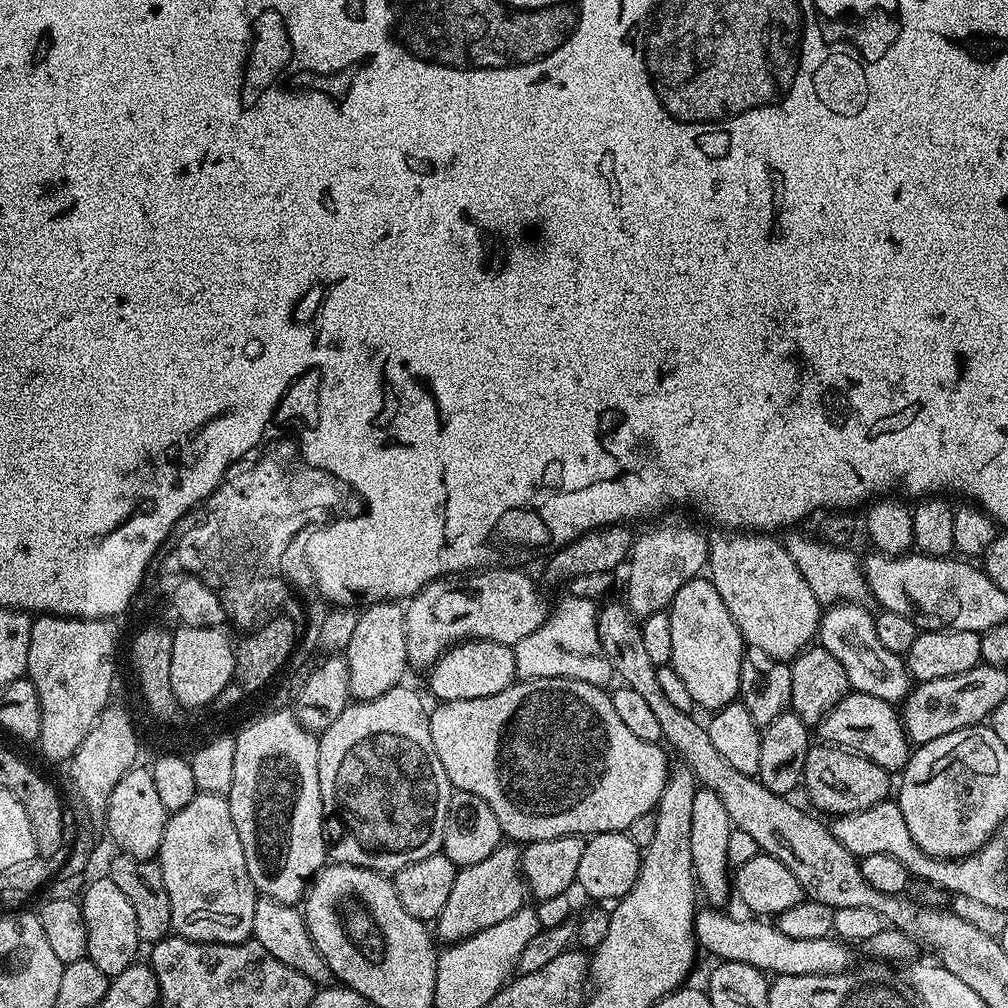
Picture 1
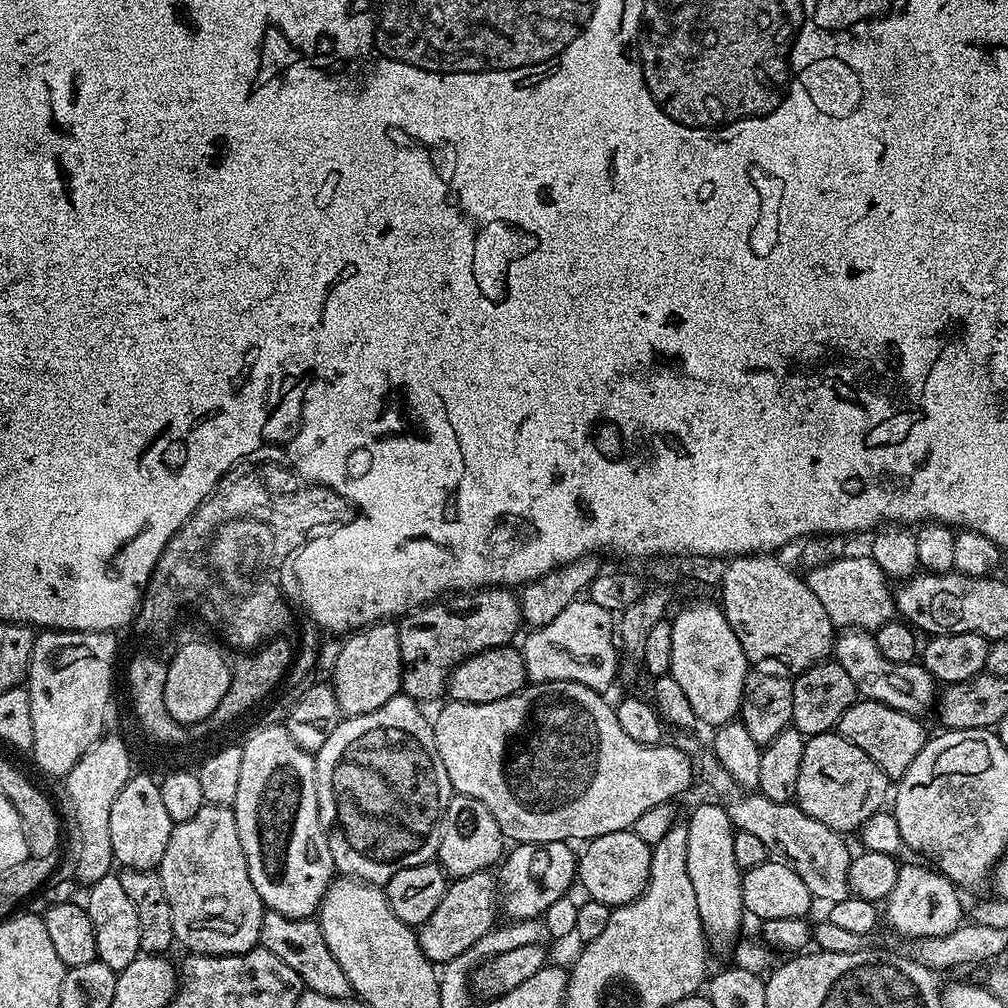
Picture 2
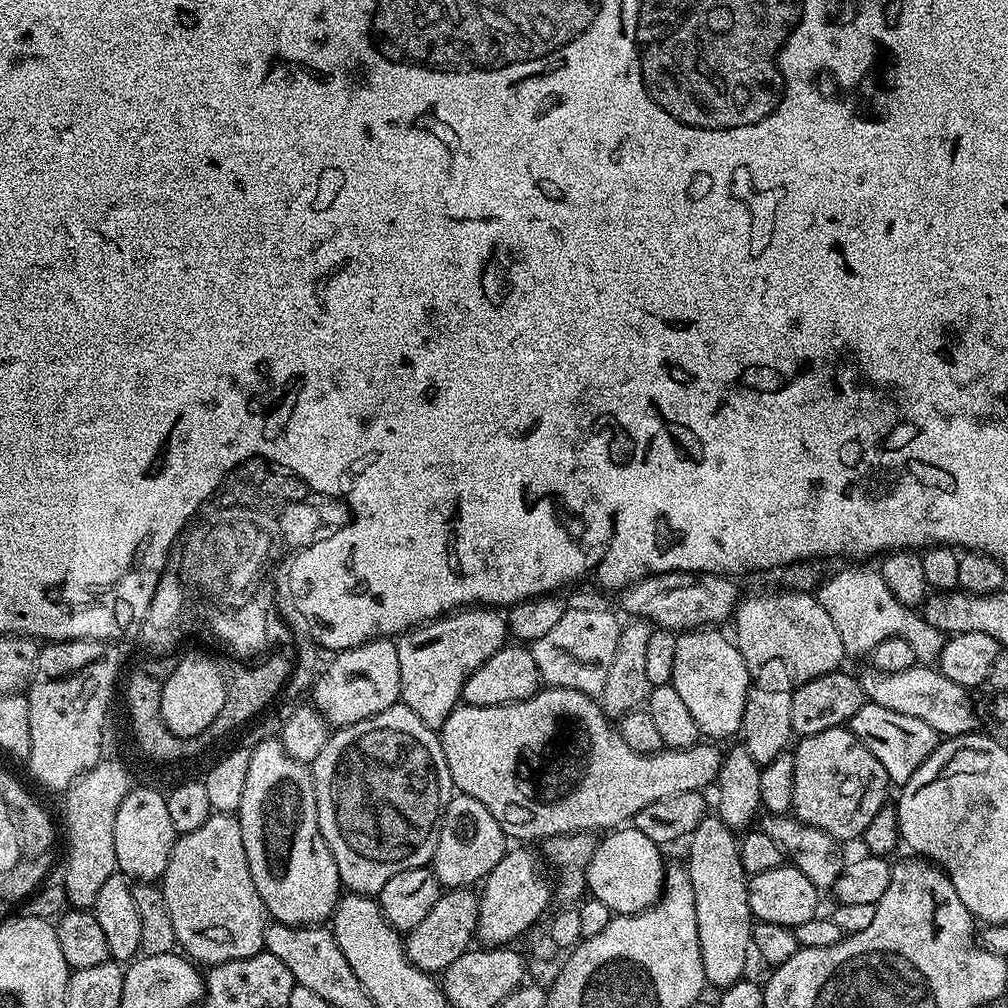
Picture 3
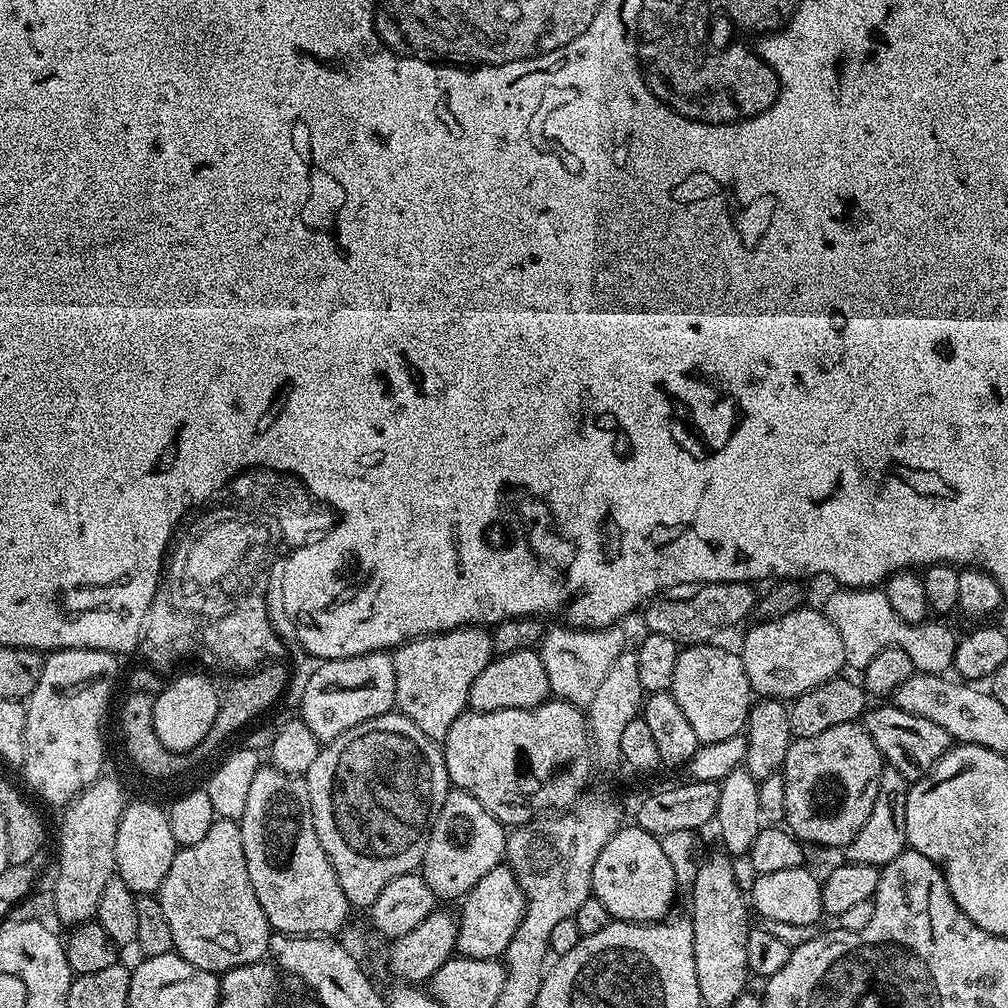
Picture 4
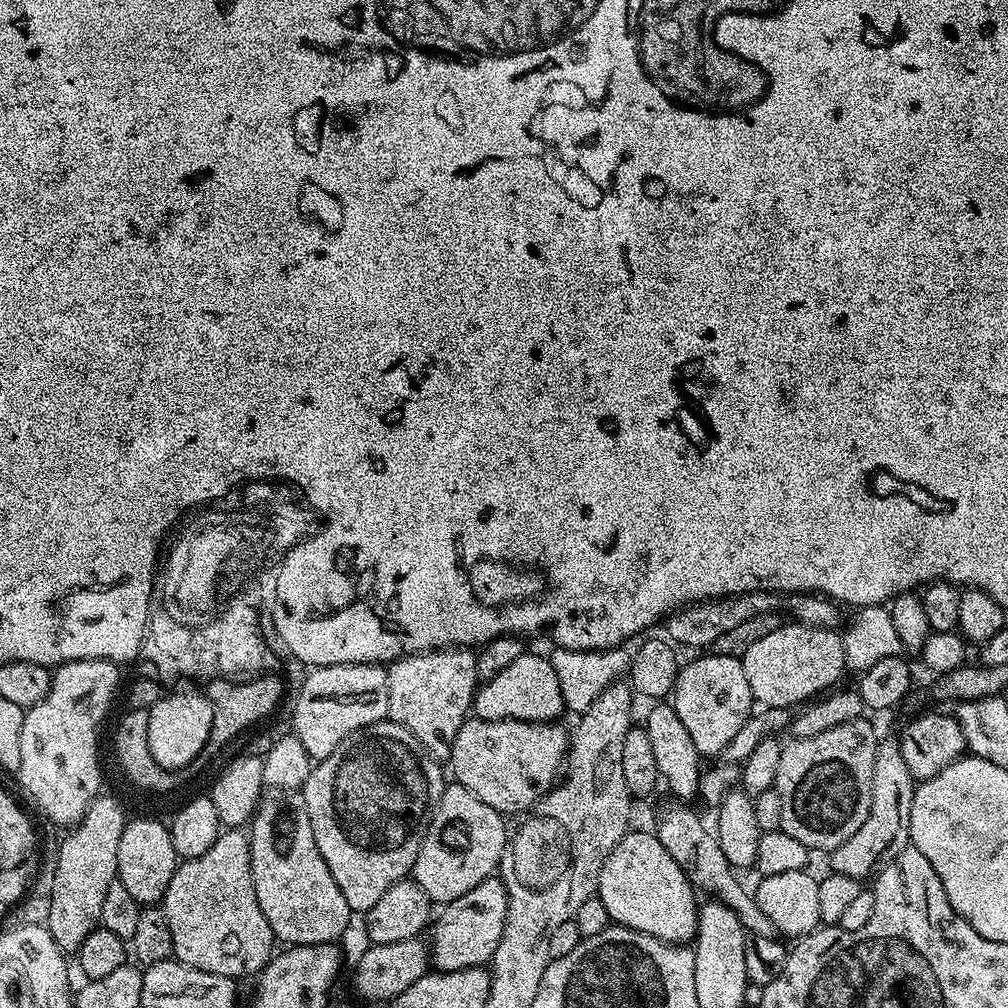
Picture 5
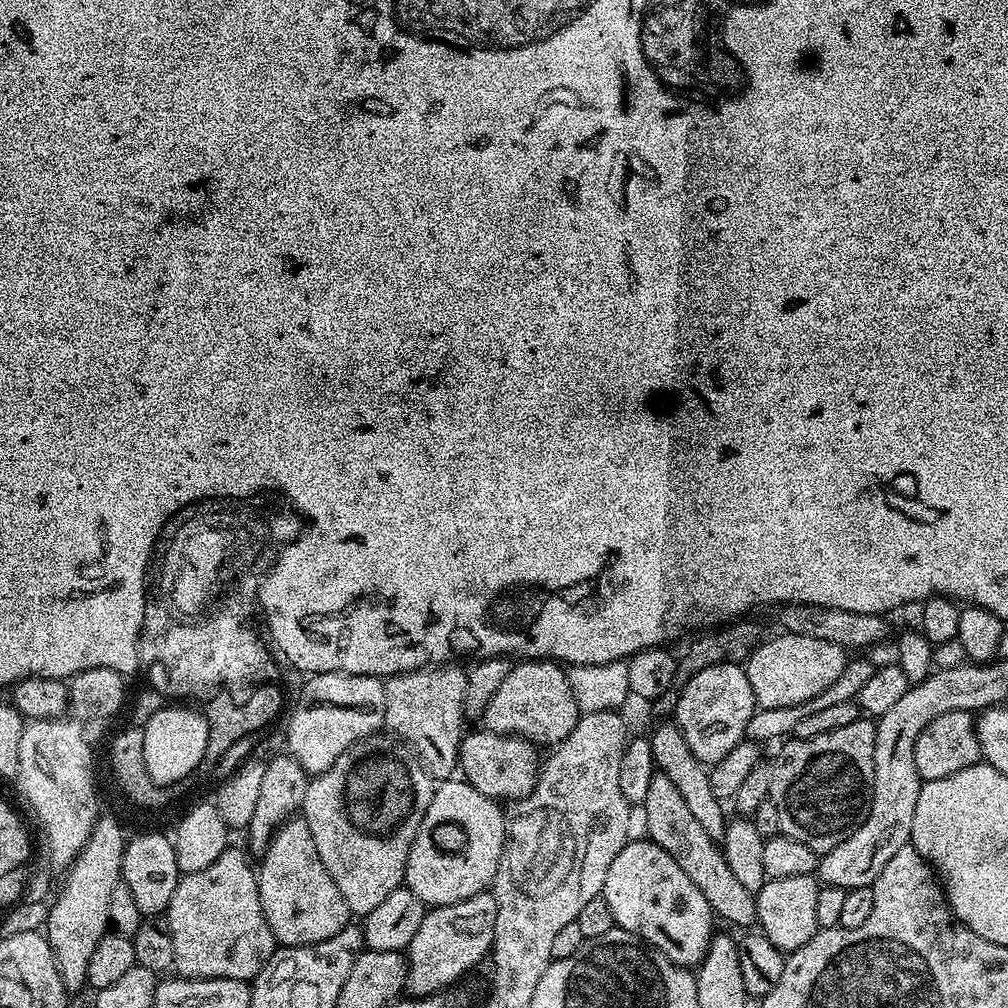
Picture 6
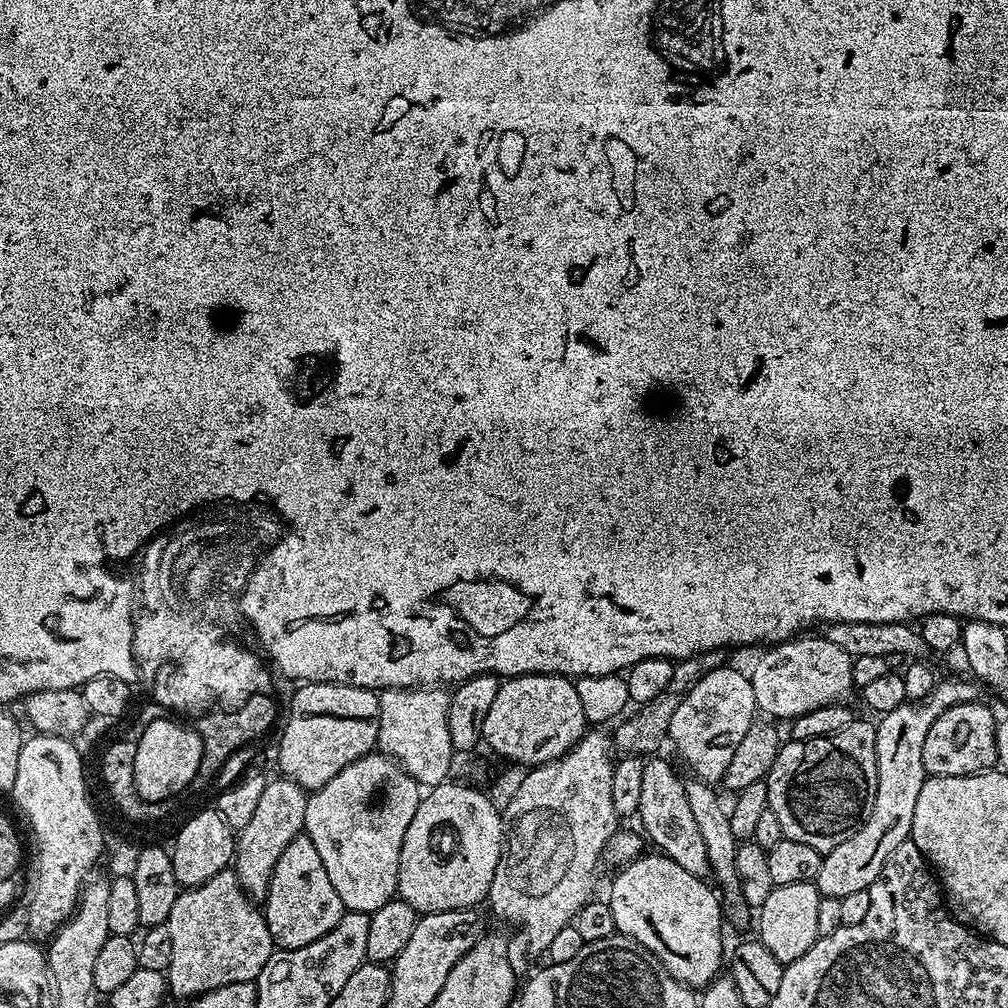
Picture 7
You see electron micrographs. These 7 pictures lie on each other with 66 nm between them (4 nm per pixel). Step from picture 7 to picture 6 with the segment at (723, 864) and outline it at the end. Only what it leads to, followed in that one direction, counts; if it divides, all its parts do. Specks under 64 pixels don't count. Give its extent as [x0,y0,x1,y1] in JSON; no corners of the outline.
[650,722,726,842]

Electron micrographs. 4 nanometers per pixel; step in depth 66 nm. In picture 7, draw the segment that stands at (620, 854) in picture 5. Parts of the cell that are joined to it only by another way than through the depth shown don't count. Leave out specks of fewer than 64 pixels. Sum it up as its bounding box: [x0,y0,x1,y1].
[606,854,726,990]

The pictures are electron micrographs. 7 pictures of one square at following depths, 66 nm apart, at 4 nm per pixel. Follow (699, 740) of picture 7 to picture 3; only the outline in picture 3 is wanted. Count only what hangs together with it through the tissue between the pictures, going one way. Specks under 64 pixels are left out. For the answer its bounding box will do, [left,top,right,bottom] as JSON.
[671,626,750,742]

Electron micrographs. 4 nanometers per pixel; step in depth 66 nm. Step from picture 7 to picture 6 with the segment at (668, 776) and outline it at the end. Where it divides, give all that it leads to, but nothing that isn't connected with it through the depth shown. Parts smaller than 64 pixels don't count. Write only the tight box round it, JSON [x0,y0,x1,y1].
[642,773,756,930]

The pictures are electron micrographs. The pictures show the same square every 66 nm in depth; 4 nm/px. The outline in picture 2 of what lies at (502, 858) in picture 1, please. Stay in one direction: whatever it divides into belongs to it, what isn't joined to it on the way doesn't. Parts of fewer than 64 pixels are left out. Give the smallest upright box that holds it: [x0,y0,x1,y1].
[419,871,498,966]

